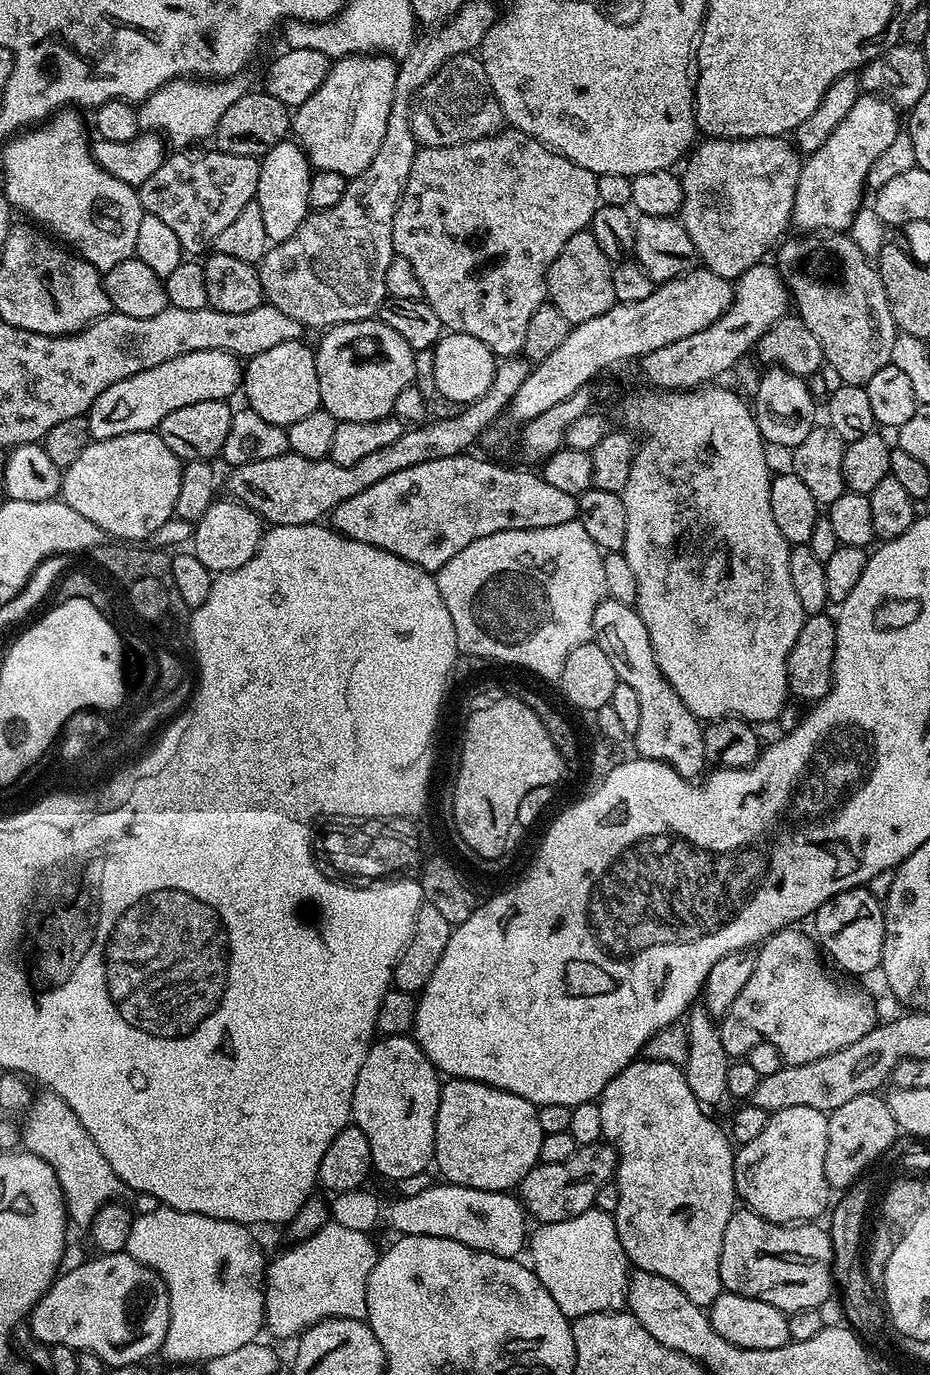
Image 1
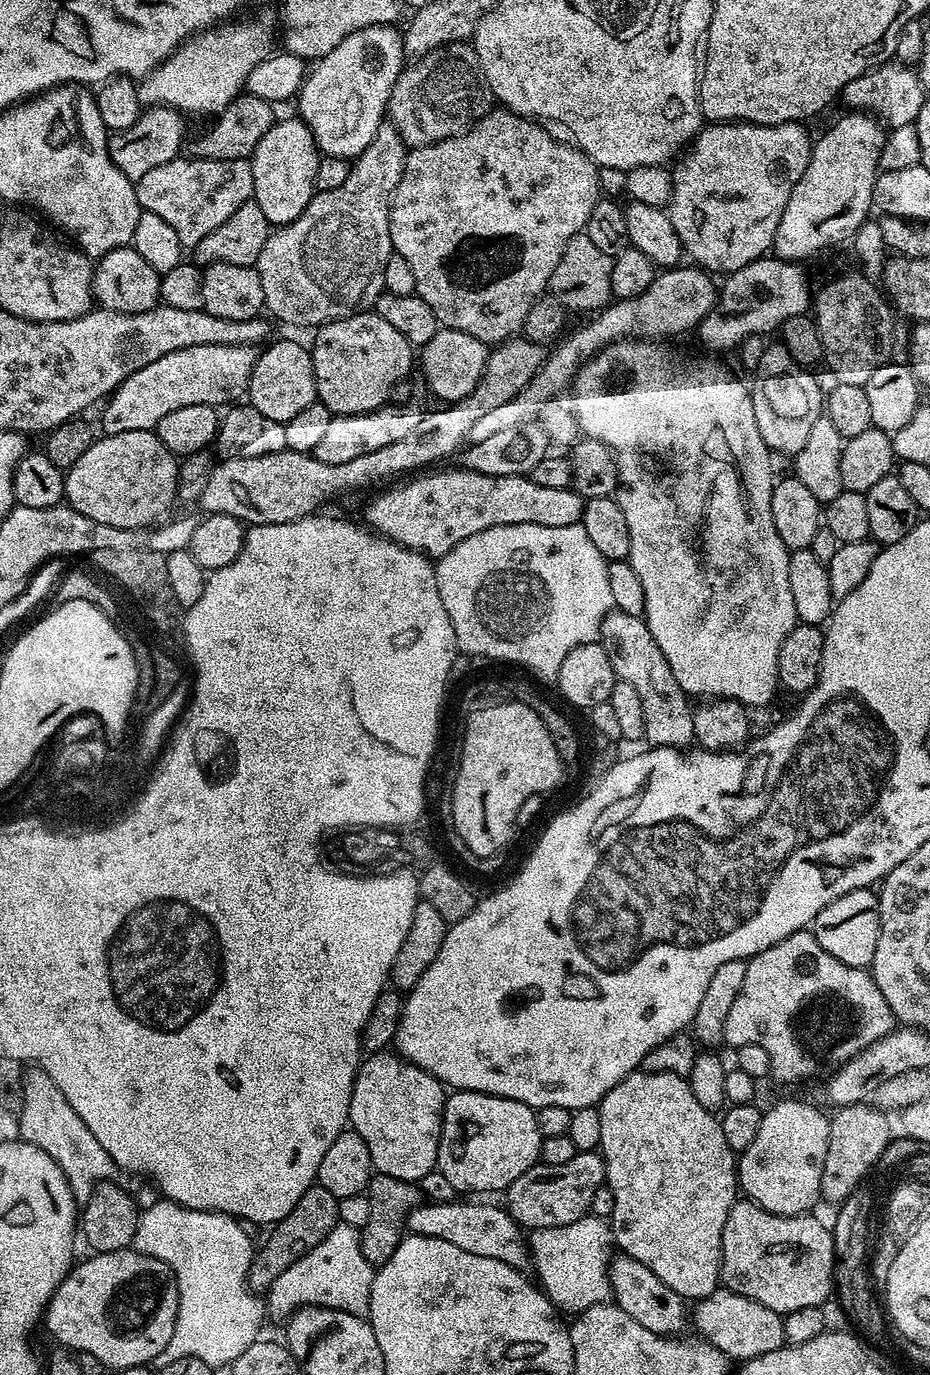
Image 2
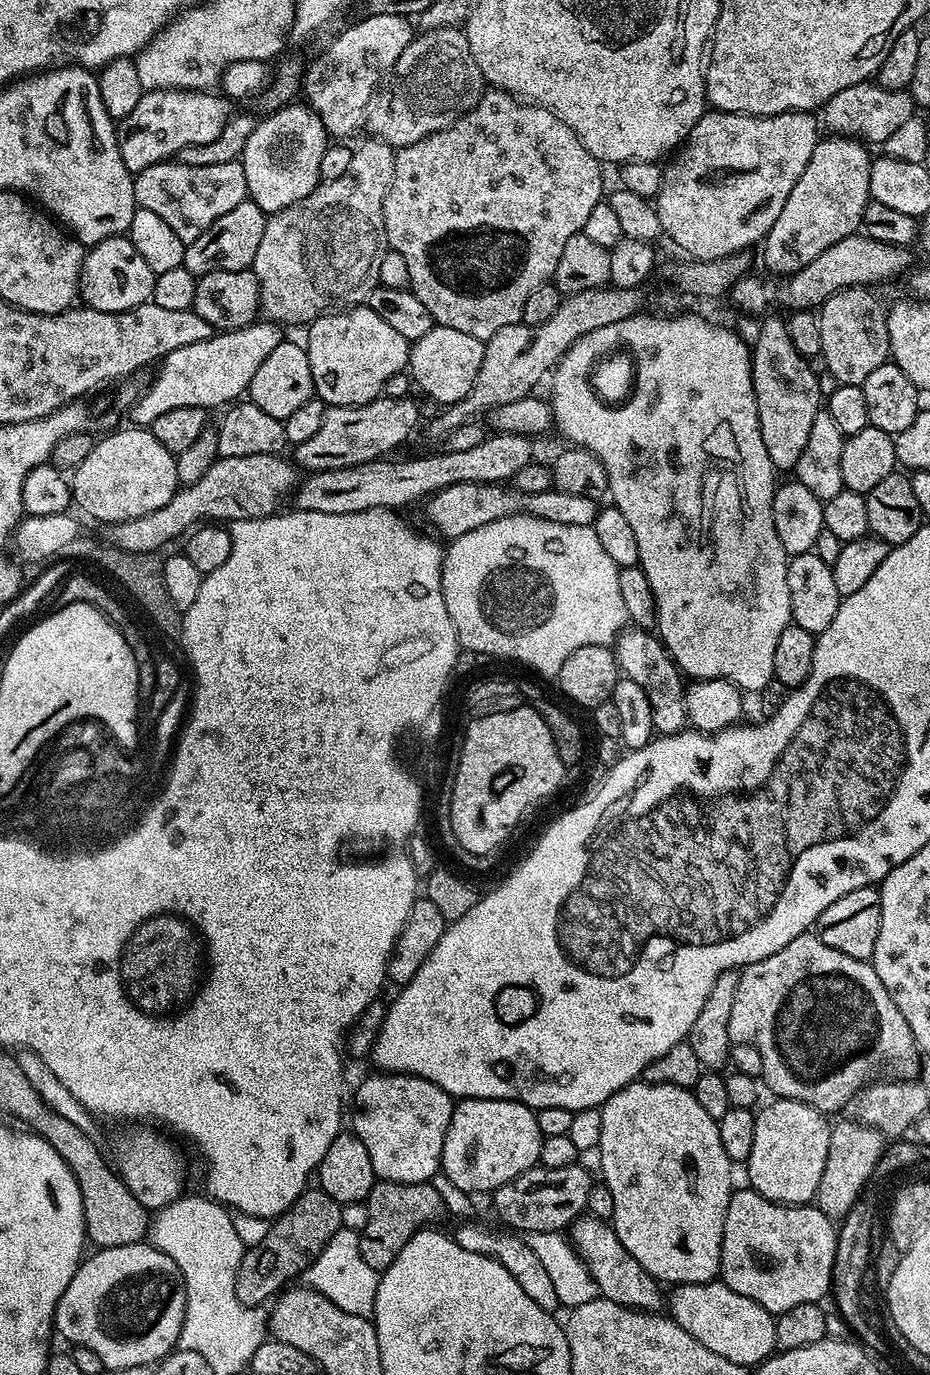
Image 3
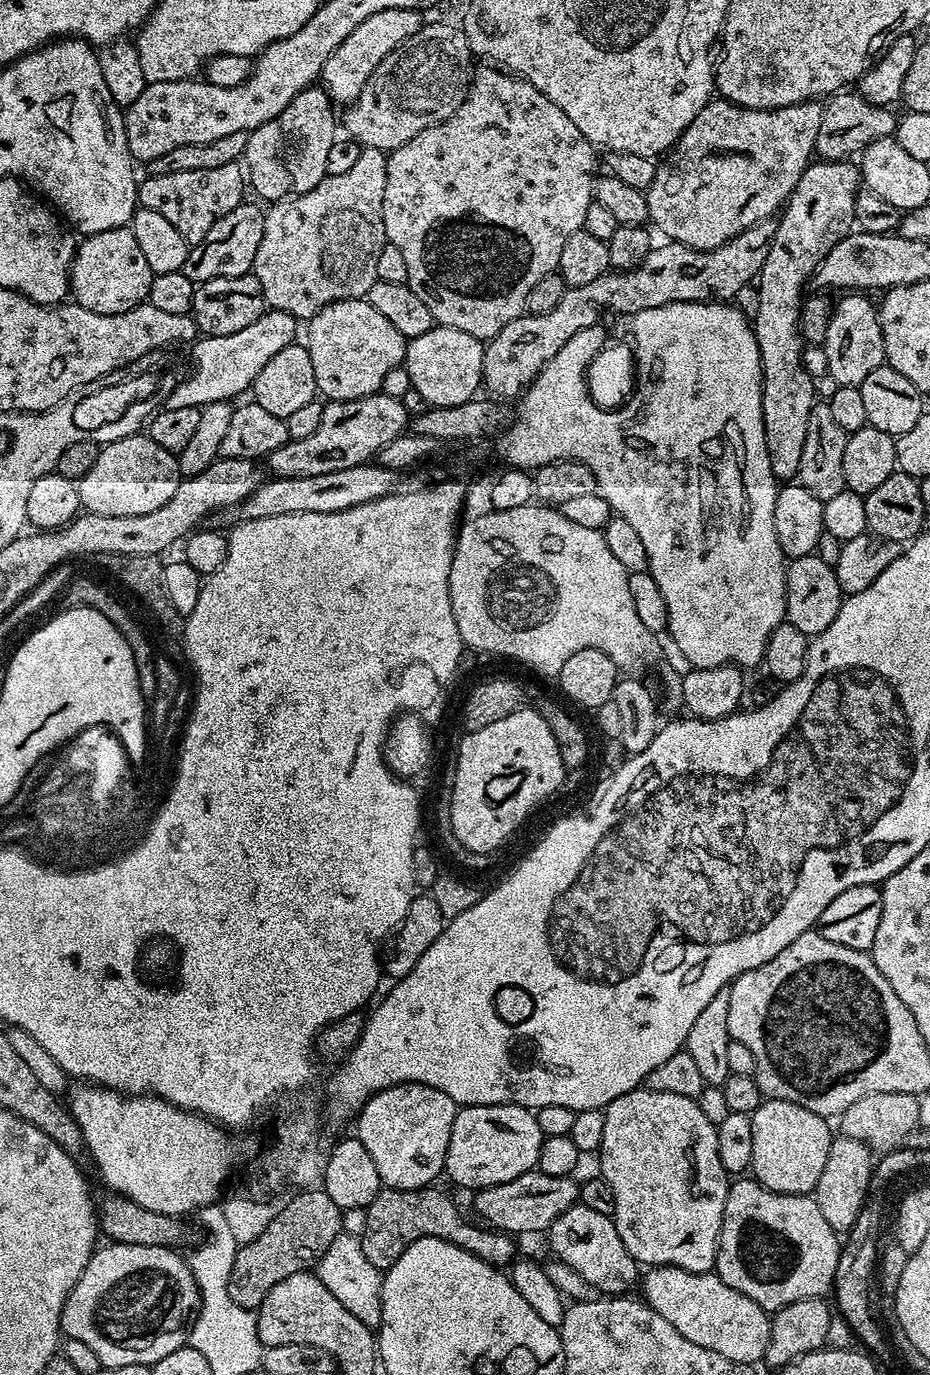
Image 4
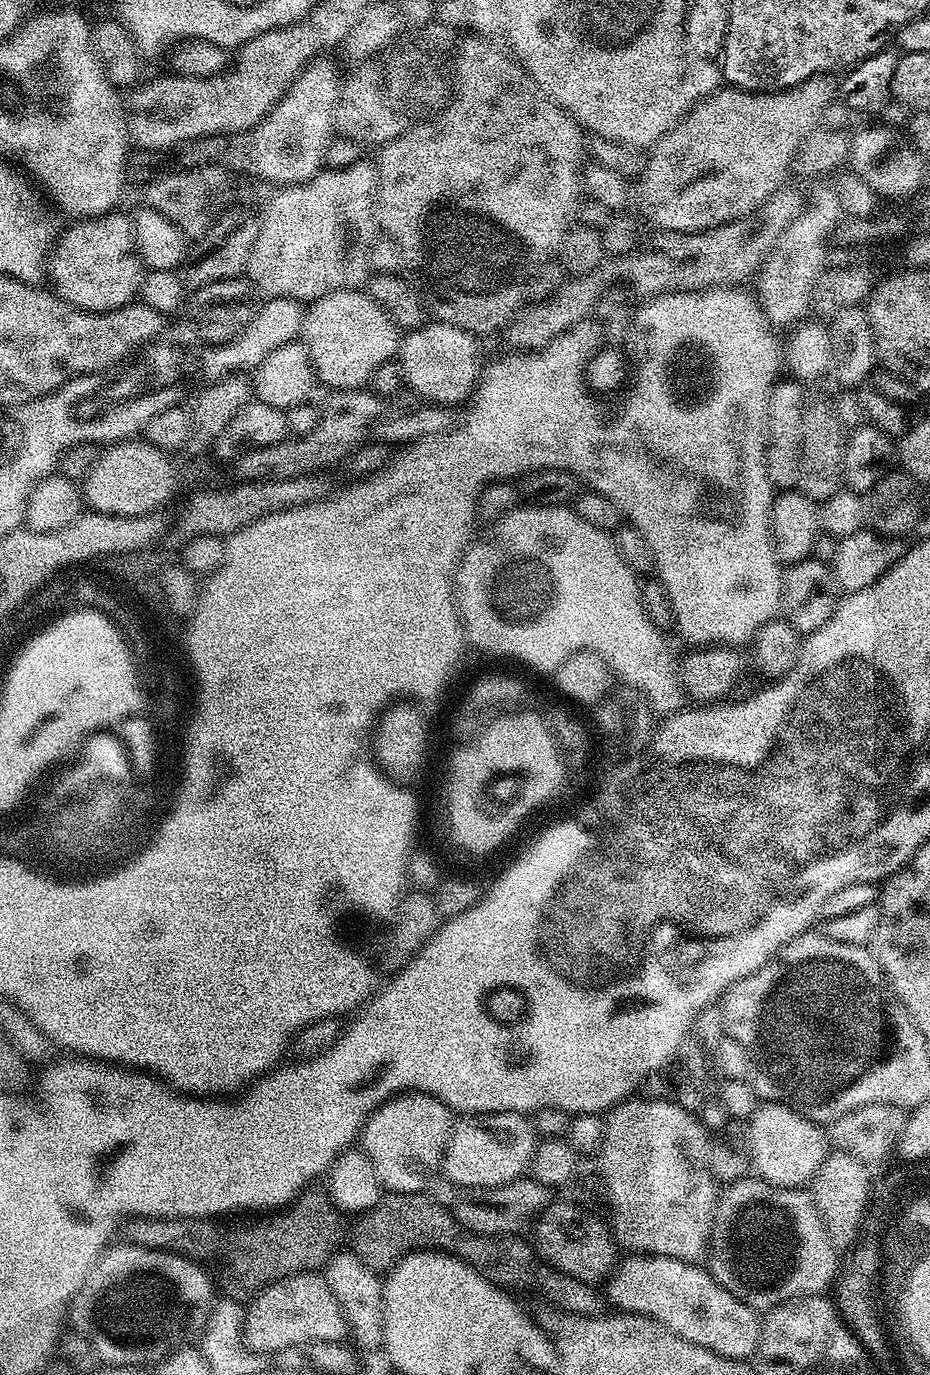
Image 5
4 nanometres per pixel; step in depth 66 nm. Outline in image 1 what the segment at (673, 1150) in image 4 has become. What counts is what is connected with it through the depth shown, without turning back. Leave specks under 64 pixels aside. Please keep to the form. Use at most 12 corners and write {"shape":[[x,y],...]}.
{"shape":[[679,1064],[601,1090],[618,1238],[707,1309],[734,1144]]}

